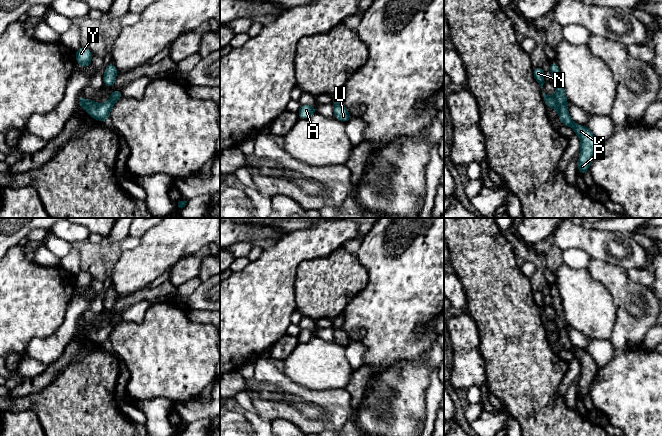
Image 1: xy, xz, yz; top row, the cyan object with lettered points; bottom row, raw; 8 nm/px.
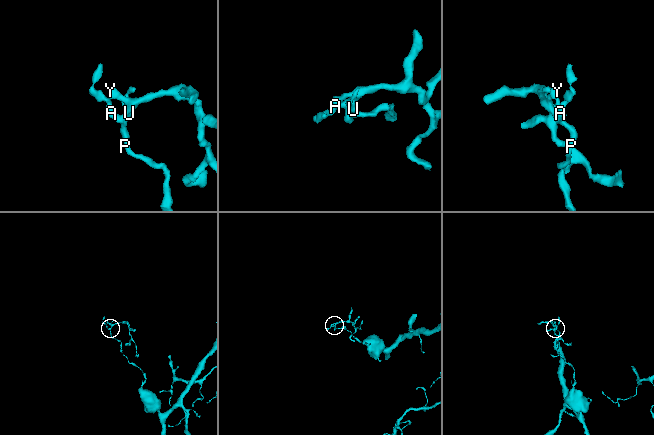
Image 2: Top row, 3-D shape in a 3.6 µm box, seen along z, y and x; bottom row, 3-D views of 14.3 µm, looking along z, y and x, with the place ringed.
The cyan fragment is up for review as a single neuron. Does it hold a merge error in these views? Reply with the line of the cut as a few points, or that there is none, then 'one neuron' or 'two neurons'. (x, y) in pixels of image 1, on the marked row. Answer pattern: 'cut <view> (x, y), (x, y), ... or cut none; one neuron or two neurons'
cut yz (553, 97), (558, 110); two neurons

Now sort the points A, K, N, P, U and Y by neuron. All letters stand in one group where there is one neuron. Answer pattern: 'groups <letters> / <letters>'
groups A N Y / K P U

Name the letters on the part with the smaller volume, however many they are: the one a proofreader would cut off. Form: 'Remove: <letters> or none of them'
Remove: A, N, Y

